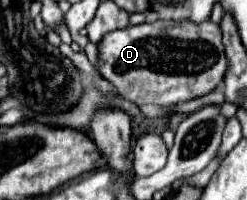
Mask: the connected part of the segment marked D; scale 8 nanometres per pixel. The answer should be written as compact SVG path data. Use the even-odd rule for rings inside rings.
M153 20L139 26L127 26L121 30L107 32L103 40L97 44L97 72L111 82L117 92L133 102L133 104L157 104L157 106L173 106L191 98L199 98L209 94L221 84L223 70L227 68L225 52L221 44L221 28L211 20L203 24L193 22L163 22Z

